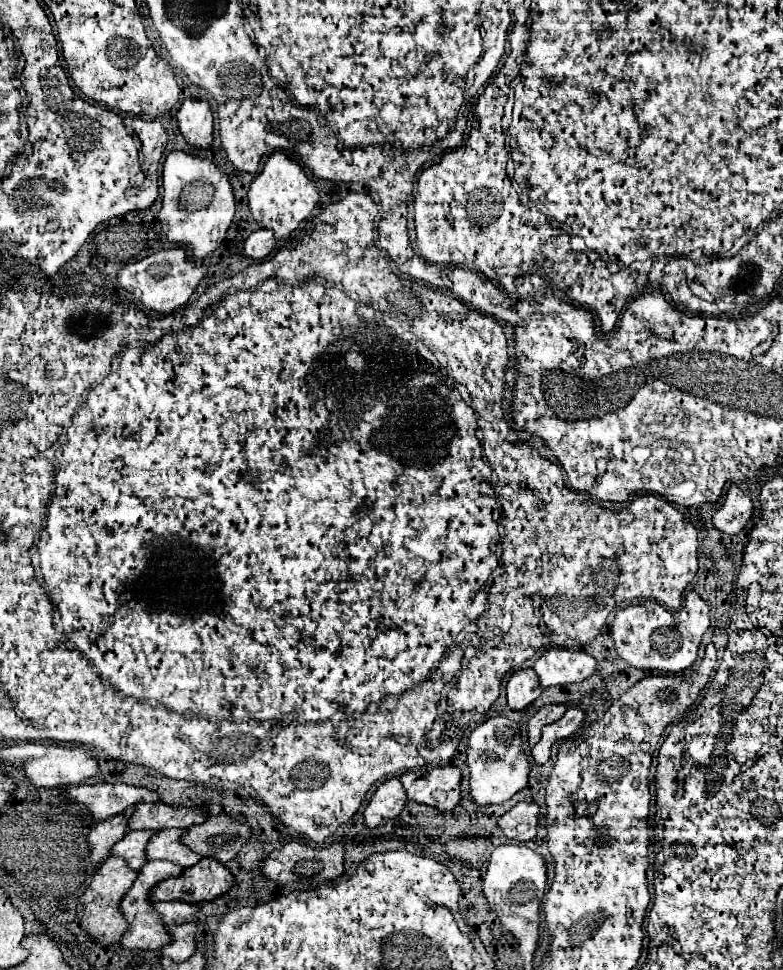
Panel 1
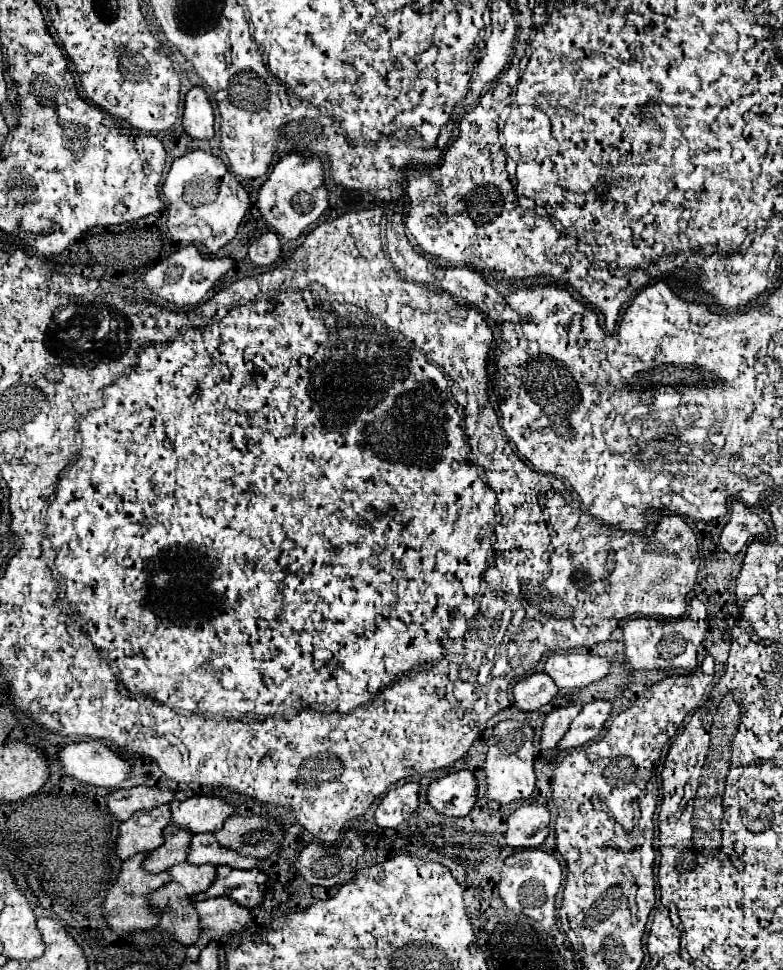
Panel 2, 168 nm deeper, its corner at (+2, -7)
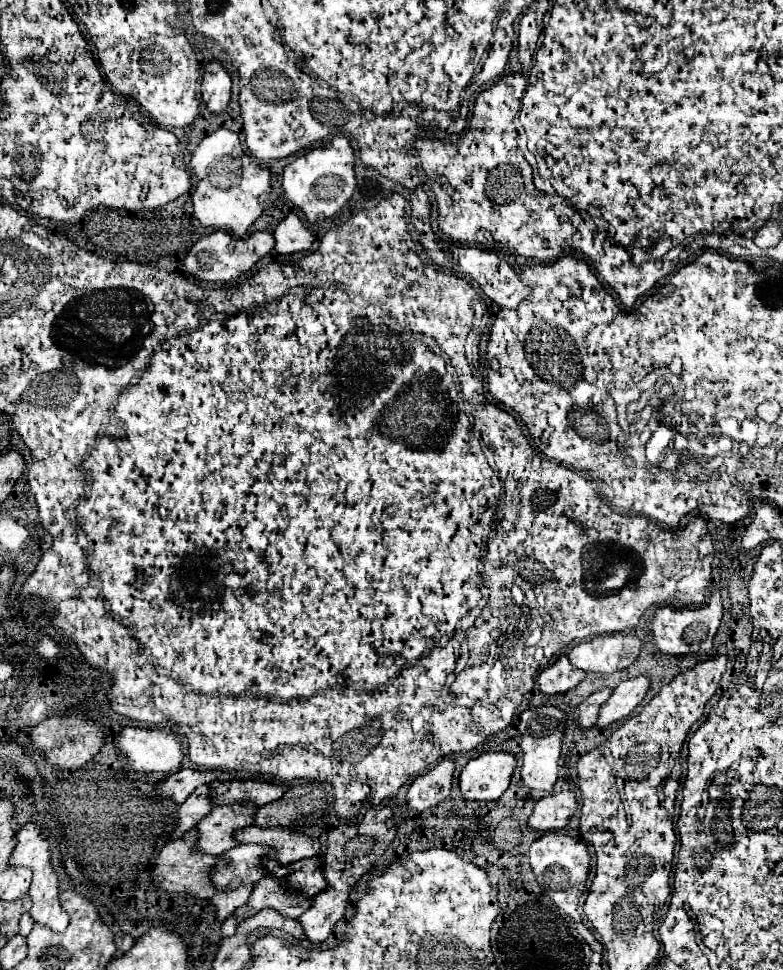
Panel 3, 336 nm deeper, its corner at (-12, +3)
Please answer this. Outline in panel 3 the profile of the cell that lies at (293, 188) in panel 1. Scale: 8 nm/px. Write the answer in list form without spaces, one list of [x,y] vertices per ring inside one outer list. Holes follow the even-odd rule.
[[[335,136],[335,140],[315,146],[309,152],[297,156],[283,170],[283,190],[285,198],[301,208],[307,222],[315,224],[331,218],[355,192],[353,174],[353,148],[345,136]]]

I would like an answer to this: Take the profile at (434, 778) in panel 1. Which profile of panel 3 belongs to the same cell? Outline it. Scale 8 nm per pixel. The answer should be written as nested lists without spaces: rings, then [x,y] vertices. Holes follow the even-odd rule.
[[[487,752],[467,762],[461,770],[459,788],[467,800],[497,800],[509,786],[515,758],[507,752]]]

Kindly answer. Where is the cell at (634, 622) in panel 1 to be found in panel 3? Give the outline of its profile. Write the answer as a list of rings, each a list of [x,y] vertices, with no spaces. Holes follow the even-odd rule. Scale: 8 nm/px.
[[[714,590],[711,594],[711,600],[701,606],[685,606],[685,608],[673,608],[673,606],[659,606],[655,608],[653,614],[653,644],[657,650],[663,654],[691,654],[691,652],[707,652],[711,650],[713,636],[721,624],[723,608],[721,608],[721,596],[719,591]]]

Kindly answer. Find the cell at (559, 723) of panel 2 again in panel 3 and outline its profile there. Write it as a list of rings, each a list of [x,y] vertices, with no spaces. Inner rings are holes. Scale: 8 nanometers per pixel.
[[[603,688],[591,696],[587,696],[579,706],[577,706],[577,726],[579,728],[591,728],[599,716],[599,706],[609,698],[611,688]]]

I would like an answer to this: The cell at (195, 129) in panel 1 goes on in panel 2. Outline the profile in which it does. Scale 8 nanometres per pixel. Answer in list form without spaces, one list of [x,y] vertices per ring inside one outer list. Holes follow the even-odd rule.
[[[193,86],[185,96],[183,128],[191,138],[197,140],[213,138],[213,108],[201,86]]]

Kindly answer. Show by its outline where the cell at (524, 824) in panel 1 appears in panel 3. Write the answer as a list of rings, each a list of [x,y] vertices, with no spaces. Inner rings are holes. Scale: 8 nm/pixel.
[[[561,792],[561,794],[549,794],[537,800],[533,814],[529,816],[529,826],[537,832],[557,832],[563,830],[569,822],[569,818],[577,810],[575,794]]]

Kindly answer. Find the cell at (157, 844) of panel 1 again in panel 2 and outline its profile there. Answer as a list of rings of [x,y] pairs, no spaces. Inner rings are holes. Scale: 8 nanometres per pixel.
[[[195,834],[189,856],[189,864],[227,864],[231,868],[239,870],[253,870],[261,868],[261,858],[251,858],[251,856],[241,856],[221,844],[217,844],[213,834]]]

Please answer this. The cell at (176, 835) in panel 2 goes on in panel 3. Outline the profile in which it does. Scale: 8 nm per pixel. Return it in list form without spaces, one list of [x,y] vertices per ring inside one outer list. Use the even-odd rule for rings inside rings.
[[[215,806],[201,822],[195,826],[197,828],[197,852],[205,854],[223,854],[225,850],[233,848],[235,842],[231,840],[231,834],[239,826],[249,826],[251,816],[255,814],[257,808],[251,810],[227,810],[227,806]]]

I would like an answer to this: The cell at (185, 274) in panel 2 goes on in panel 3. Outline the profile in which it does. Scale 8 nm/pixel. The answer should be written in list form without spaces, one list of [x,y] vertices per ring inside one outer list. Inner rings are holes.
[[[217,230],[193,244],[193,248],[183,258],[183,268],[197,280],[227,284],[227,282],[235,282],[241,274],[245,274],[257,260],[261,260],[267,252],[271,252],[271,248],[273,248],[273,236],[267,232],[255,232],[253,236],[241,240],[241,238],[233,238],[223,230]]]

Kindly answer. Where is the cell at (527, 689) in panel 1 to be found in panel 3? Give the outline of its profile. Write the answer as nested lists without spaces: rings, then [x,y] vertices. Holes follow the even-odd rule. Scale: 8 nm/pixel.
[[[559,656],[553,666],[545,668],[537,676],[537,684],[543,694],[559,694],[575,688],[583,678],[585,674],[579,668],[571,666],[567,656]]]

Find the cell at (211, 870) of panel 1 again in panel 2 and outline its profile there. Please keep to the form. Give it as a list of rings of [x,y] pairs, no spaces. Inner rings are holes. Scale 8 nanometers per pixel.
[[[229,866],[217,868],[217,880],[213,886],[193,896],[193,900],[205,900],[215,896],[227,896],[247,908],[255,908],[261,904],[261,896],[265,896],[265,884],[269,882],[269,876],[265,876],[261,870],[235,870]]]

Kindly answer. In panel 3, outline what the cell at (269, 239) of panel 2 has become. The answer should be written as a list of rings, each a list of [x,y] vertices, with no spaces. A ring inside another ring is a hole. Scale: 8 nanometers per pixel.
[[[289,214],[273,232],[275,238],[275,250],[279,254],[291,254],[309,250],[313,244],[313,234],[305,228],[305,224],[295,216]]]

